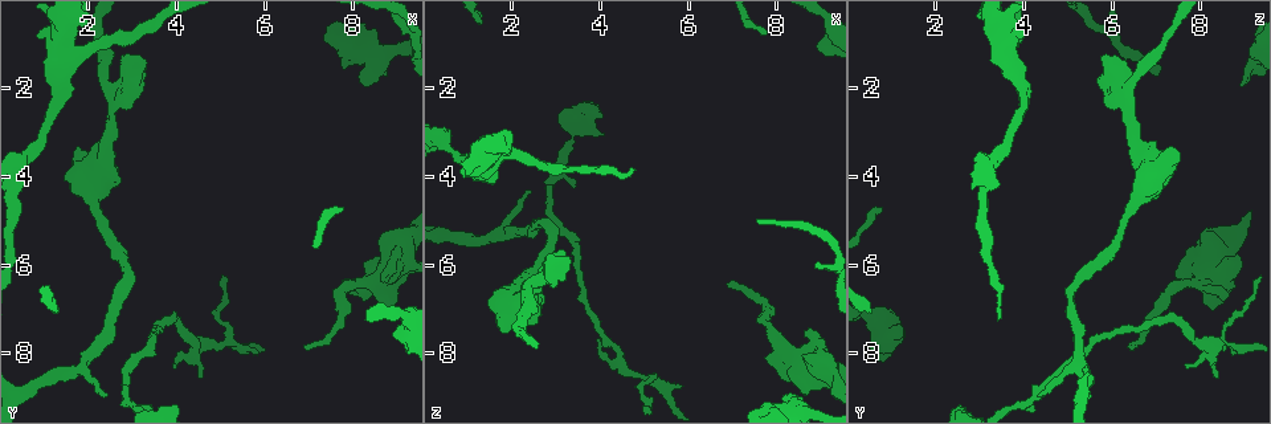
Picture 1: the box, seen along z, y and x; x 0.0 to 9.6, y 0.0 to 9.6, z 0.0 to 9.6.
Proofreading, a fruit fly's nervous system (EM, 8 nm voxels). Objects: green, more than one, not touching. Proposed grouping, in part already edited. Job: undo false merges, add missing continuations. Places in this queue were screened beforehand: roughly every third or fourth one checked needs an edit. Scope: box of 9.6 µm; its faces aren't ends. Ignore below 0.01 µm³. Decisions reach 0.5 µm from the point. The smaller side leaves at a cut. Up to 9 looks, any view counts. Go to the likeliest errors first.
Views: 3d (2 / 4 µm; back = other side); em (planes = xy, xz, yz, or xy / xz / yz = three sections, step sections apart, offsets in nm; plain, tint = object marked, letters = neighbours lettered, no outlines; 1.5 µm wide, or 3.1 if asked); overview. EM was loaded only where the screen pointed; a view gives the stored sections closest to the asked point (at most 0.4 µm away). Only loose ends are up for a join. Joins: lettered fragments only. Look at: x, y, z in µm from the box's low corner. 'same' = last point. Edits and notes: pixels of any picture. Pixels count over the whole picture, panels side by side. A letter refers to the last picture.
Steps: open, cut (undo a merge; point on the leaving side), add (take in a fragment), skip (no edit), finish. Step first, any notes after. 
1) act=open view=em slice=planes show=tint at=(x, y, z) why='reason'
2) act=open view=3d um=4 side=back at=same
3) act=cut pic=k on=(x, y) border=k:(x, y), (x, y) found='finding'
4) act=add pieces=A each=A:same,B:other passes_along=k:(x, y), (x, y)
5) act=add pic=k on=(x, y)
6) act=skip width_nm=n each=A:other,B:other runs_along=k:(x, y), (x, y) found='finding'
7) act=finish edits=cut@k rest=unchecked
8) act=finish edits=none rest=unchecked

act=open view=3d um=2 side=back at=(8.60, 6.30, 7.55) why='thick end'

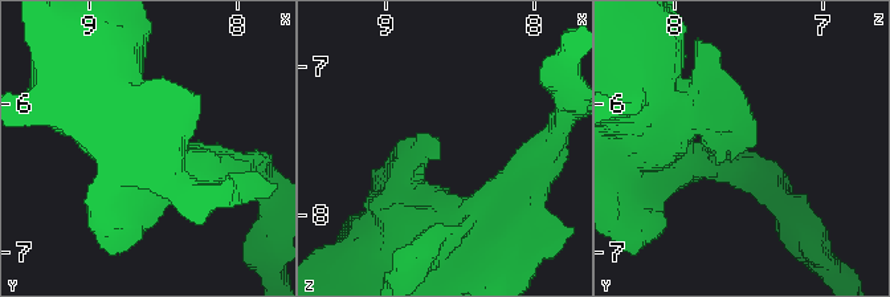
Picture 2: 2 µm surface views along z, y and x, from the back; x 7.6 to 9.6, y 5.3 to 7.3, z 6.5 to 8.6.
act=open view=em slice=planes show=letters at=(8.62, 6.32, 7.60)

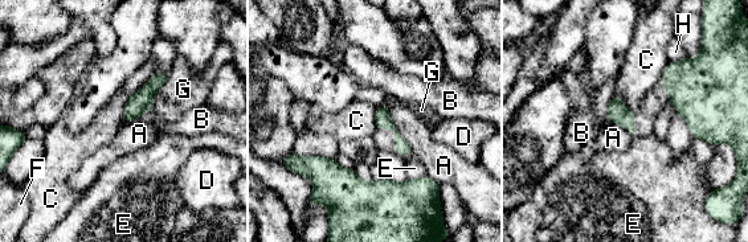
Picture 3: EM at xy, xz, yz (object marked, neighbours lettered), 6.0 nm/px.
act=skip each=A:other,B:other,C:other,D:other,E:other,F:other,G:other,H:other runs_along=3:(380, 110), (381, 118), (407, 150) found='no lettered fragment goes on from it'

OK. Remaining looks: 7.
act=open view=3d um=4 at=(8.95, 7.65, 0.95)

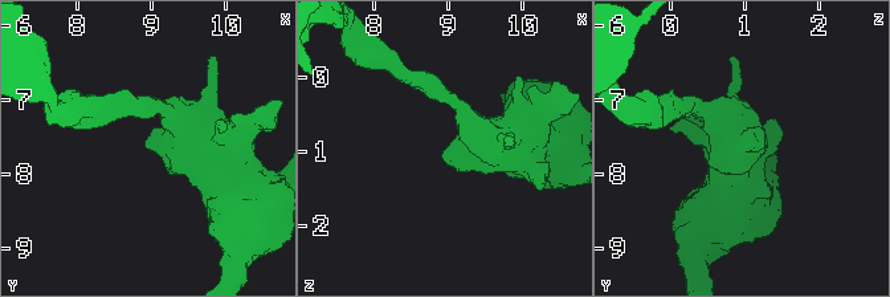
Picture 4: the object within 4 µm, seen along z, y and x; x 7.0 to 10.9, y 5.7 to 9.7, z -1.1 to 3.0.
act=open view=em slice=planes show=letters at=(8.90, 7.60, 1.00)

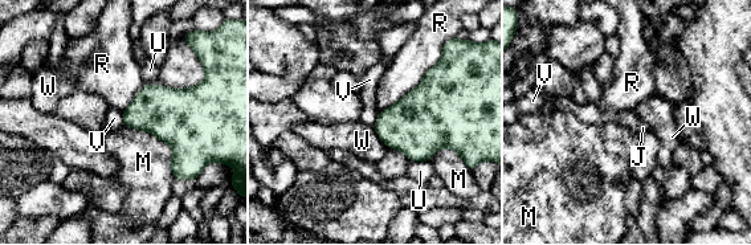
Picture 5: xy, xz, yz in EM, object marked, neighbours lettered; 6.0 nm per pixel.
act=skip longest_contact=R:500nm each=J:other,M:other,R:other,U:other,V:other,W:other border=5:(122, 111), (122, 122), (125, 125) found='no lettered fragment goes on from it'

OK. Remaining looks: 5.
act=open view=em slice=xz step=4 show=tint at=(8.30, 1.85, 8.95)

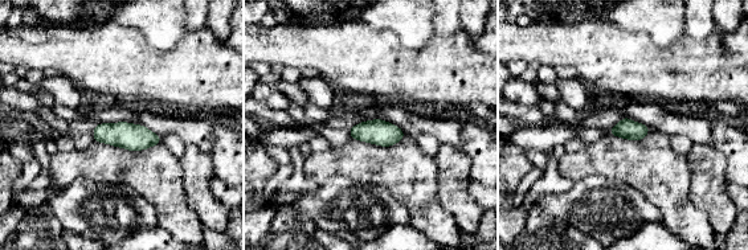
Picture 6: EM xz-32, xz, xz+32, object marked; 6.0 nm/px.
act=open view=em slice=planes show=letters at=same why='another direction'

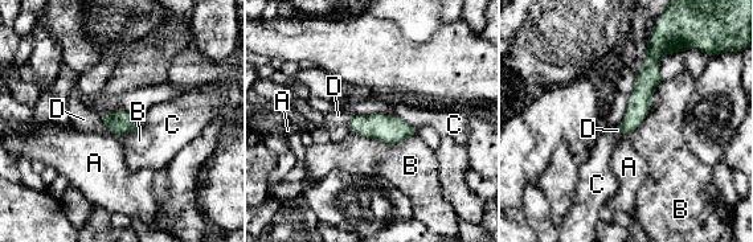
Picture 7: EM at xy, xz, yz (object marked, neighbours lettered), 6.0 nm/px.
act=skip each=A:other,B:other,C:other,D:other runs_along=7:(654, 44), (646, 85), (625, 131) found='none of them fits'

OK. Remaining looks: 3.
act=open view=em slice=planes show=tint at=(5.10, 7.80, 8.55) why='two arms in line, one across'

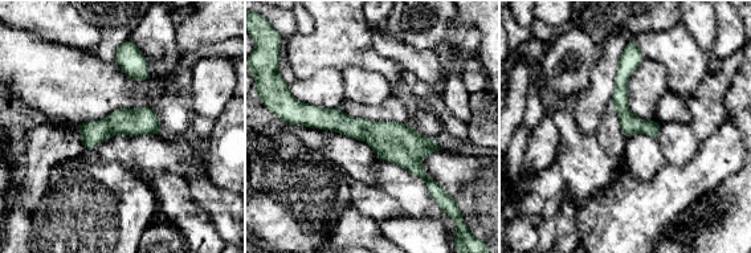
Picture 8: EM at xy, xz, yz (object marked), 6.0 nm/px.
act=open view=em slice=planes show=letters at=same why='see the neighbours'

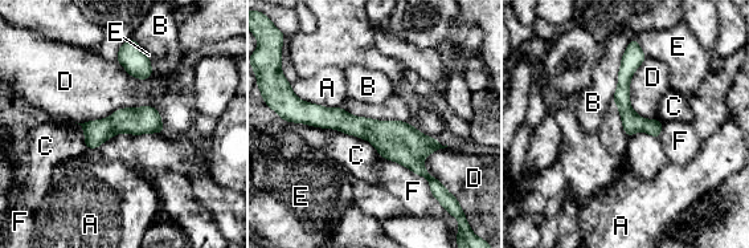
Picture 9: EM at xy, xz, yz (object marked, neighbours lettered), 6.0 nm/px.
act=skip width_nm=120 each=A:other,B:other,C:other,D:other,E:other,F:other border=9:(155, 106), (76, 122) found='one neuron here'

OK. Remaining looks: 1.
act=finish edits=none rest=unchecked

